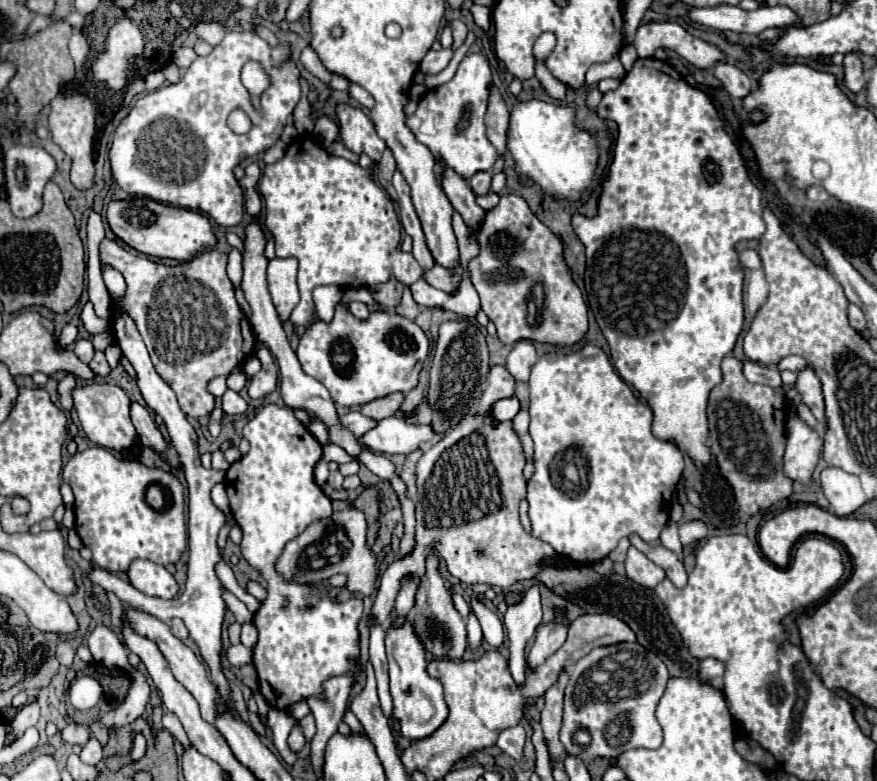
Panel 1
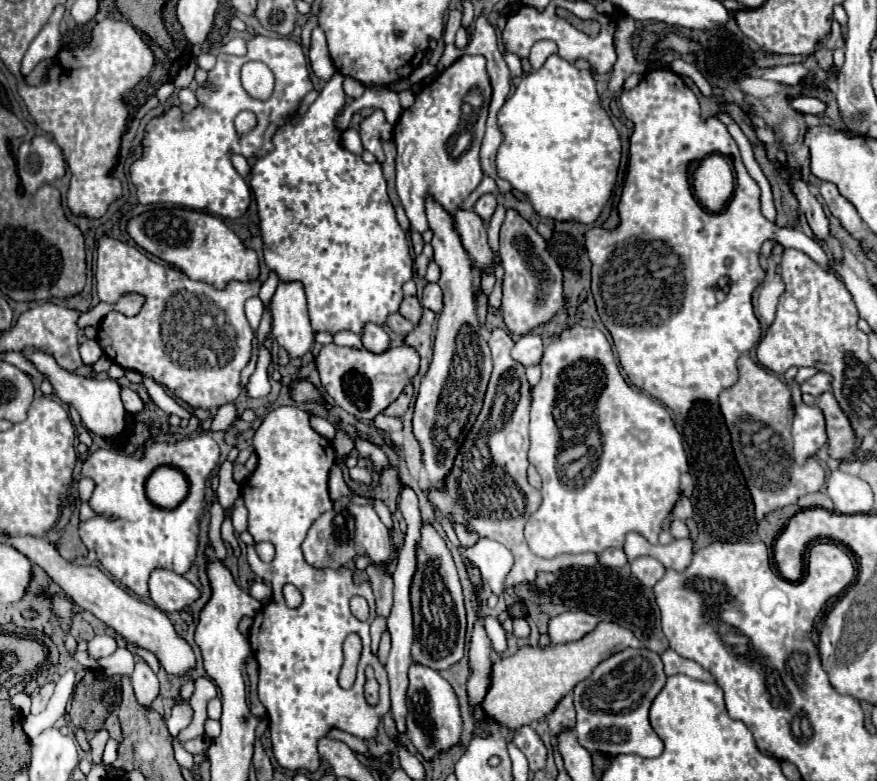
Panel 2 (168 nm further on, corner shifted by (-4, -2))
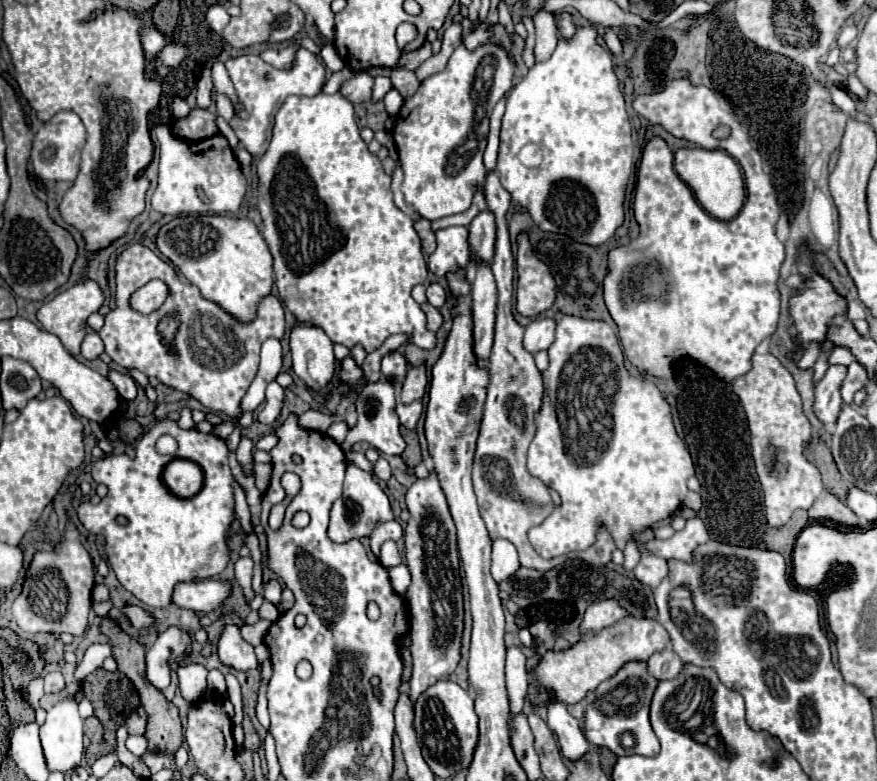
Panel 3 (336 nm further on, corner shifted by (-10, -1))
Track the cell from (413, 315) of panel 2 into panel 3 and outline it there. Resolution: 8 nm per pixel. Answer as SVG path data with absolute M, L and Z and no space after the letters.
M422 304L422 310L424 310L426 316L428 316L428 328L430 328L430 332L438 332L438 328L440 328L442 322L444 322L440 310L436 310L432 304Z

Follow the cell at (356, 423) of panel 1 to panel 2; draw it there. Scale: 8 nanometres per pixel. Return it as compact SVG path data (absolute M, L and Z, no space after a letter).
M378 415L372 425L380 431L386 431L386 433L392 433L392 431L398 431L402 429L402 419L396 419L396 417L386 417L386 415Z

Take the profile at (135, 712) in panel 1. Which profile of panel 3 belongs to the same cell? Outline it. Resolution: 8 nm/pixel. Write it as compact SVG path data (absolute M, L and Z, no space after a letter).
M168 626L162 634L158 634L158 640L146 652L146 676L150 684L164 690L170 684L170 664L180 664L186 660L190 654L188 646L192 646L192 638L178 626Z

